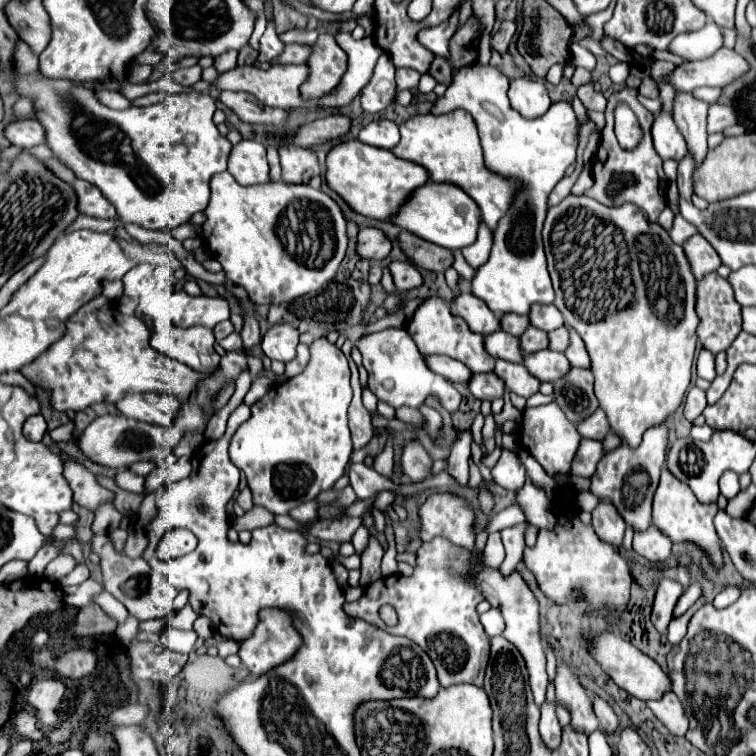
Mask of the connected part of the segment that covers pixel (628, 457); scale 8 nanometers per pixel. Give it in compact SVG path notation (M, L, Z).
M667 422L649 428L643 434L643 442L637 448L621 444L619 448L607 452L597 464L595 474L591 476L591 492L599 498L613 502L627 524L637 530L645 530L651 524L651 498L659 484L659 472L665 464L669 450L669 426Z

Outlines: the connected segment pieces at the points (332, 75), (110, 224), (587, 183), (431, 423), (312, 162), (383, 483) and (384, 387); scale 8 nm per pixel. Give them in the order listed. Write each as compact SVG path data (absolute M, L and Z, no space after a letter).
M319 34L317 42L311 46L311 56L307 60L309 76L299 88L303 100L319 100L327 96L341 80L347 70L347 54L339 48L331 34Z
M79 214L77 220L69 228L65 228L63 234L69 234L69 232L81 230L81 228L87 228L87 230L93 230L93 232L107 232L107 230L115 228L117 224L123 224L123 222L119 222L119 220L97 220L97 218L89 218L89 216Z
M585 166L581 170L581 174L579 174L579 178L577 178L577 182L575 182L575 186L573 186L571 192L573 194L585 194L591 186L593 186L593 172L591 172L589 166Z
M423 406L419 412L421 412L423 418L427 420L427 432L429 432L429 436L435 438L437 430L439 430L439 426L441 426L441 414L439 414L435 408L429 408L429 406Z
M279 148L281 156L281 180L285 184L309 184L313 176L317 176L319 164L317 156L305 148Z
M351 464L349 466L349 478L351 478L351 486L353 486L359 500L369 498L381 490L393 488L391 478L381 476L379 472L375 472L373 468L369 468L365 464Z
M385 328L381 332L363 336L355 342L363 356L363 366L367 368L371 380L371 392L379 402L387 402L395 410L401 406L409 406L419 410L429 396L437 396L441 406L455 414L461 404L461 394L453 388L449 380L433 374L433 370L425 364L425 358L419 354L413 338L409 338L405 328Z

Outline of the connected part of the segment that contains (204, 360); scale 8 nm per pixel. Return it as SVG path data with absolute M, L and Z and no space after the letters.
M165 322L155 324L151 336L151 348L205 374L213 372L221 360L213 346L213 330L205 326L175 328L171 322Z

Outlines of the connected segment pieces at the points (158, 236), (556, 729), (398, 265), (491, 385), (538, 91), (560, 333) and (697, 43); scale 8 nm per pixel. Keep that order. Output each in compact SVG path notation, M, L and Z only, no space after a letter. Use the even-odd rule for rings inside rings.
M123 224L127 228L127 232L137 240L137 242L159 242L163 244L163 238L165 238L165 232L153 232L153 230L145 230L145 228L139 228L139 226L131 226L131 224Z
M545 702L541 706L541 720L539 720L539 732L543 742L549 748L557 748L561 742L561 724L557 720L557 702Z
M399 260L391 262L389 270L393 274L397 290L413 290L413 288L423 286L423 282L425 282L419 268L415 264L411 264L411 262L399 262Z
M493 372L487 374L475 374L469 382L469 390L475 398L479 400L495 400L495 398L503 398L507 388L505 384L501 384L501 378Z
M529 78L511 80L509 100L511 100L511 106L529 120L543 116L551 106L547 88L541 82L533 82Z
M563 326L563 328L557 328L555 332L549 332L549 350L555 350L555 352L565 352L565 348L569 348L569 330Z
M709 20L701 30L697 32L685 32L679 34L669 50L677 56L683 56L687 60L701 60L701 58L709 58L711 54L715 54L719 48L723 46L723 34L721 28Z

